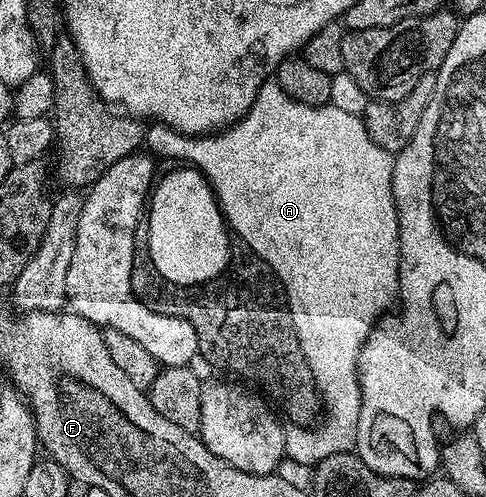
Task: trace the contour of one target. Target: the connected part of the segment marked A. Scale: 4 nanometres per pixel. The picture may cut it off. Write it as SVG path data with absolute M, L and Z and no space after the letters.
M272 79L264 82L264 86L258 91L248 114L228 128L207 135L189 135L171 129L169 125L152 123L145 128L143 148L157 158L173 157L176 163L187 163L191 168L200 170L208 184L212 186L216 201L220 204L220 212L224 214L224 220L229 230L235 236L237 233L238 236L245 237L250 244L264 249L264 253L262 252L263 260L276 272L276 276L280 278L280 284L284 286L296 338L299 340L302 349L306 349L306 355L310 355L310 365L314 365L312 375L320 377L317 386L320 389L322 402L322 416L317 424L311 427L289 424L285 428L285 458L288 461L292 460L296 465L315 467L322 459L330 459L330 455L353 452L358 435L358 415L362 407L362 395L360 394L360 384L356 374L358 355L377 321L391 310L388 308L395 301L397 304L398 298L401 296L400 228L398 227L398 211L394 203L394 191L392 190L393 154L382 151L382 147L378 147L378 143L374 143L374 139L370 139L370 135L360 117L350 115L347 111L338 111L338 107L329 104L307 106L306 103L296 102L283 90L280 84Z

